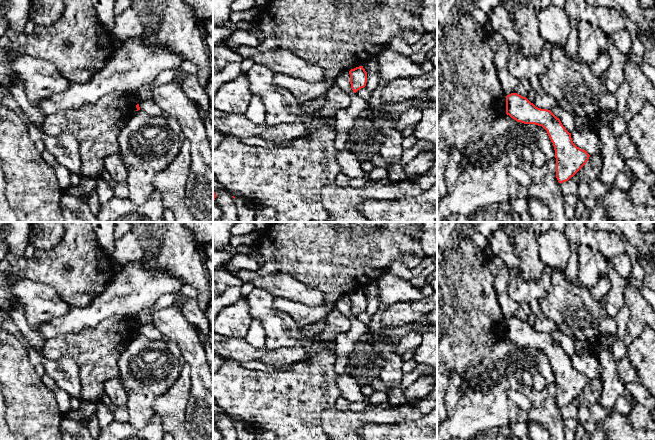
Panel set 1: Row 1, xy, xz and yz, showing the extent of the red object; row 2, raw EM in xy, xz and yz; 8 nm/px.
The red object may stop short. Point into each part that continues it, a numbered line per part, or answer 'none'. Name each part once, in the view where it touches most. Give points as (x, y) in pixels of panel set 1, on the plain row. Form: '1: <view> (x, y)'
none

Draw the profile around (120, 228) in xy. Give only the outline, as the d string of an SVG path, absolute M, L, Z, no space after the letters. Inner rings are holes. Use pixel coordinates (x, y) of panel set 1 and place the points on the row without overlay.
M115 222L115 224L114 224L114 239L122 238L129 231L131 231L131 223L130 222Z

